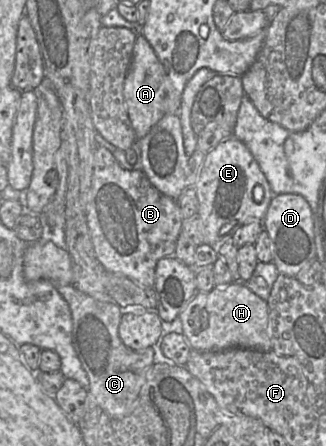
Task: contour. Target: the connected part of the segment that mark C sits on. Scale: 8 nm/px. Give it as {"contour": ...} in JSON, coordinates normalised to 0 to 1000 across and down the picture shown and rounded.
{"contour":[[[163,637],[218,700],[221,767],[273,852],[270,881],[344,944],[374,942],[423,901],[448,834],[472,816],[469,778],[411,787],[374,767],[362,747],[374,702],[353,677],[301,675],[218,637]]]}

